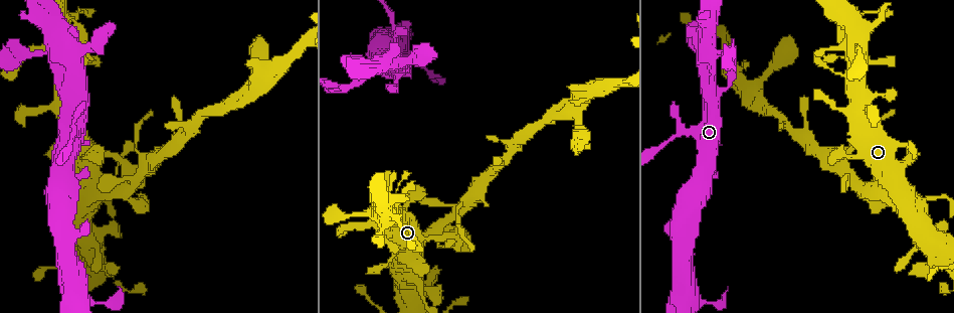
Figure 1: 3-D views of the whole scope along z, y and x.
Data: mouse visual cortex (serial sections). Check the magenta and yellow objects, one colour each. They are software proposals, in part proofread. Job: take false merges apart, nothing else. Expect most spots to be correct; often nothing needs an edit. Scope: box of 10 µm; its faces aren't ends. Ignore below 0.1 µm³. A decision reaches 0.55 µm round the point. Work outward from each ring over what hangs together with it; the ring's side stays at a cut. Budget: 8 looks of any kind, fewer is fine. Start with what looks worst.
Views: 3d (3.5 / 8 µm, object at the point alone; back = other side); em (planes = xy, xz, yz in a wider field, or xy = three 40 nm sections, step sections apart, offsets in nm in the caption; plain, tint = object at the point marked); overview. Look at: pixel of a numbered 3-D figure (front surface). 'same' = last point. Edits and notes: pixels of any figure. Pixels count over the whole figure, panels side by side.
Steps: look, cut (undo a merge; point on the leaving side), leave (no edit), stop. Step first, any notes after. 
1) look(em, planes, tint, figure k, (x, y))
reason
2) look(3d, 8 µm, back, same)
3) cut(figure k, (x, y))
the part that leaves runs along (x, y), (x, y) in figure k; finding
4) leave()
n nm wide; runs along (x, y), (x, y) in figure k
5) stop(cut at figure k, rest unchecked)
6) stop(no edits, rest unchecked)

look(3d, 3.5 µm, figure 1, (78, 52))

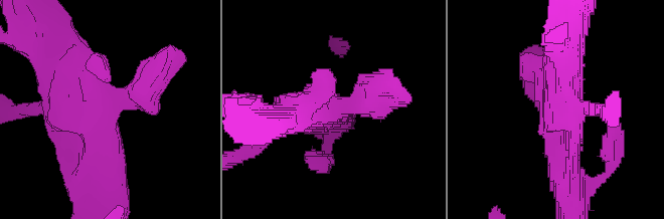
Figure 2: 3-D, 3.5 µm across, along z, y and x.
look(em, xy, step 5, tint, figure 2, (329, 107))
shape alone is not enough

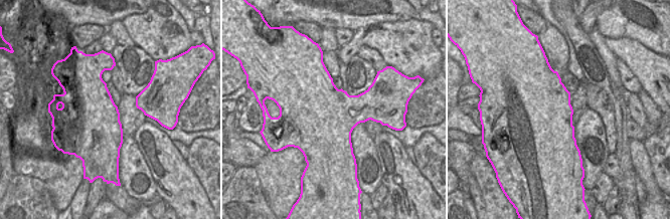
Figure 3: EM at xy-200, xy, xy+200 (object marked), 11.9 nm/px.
leave()
runs along (104, 177), (104, 146), (60, 53) in figure 2; continuous, no second cell

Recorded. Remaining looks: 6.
look(3d, 3.5 µm, figure 1, (121, 192))
branch point

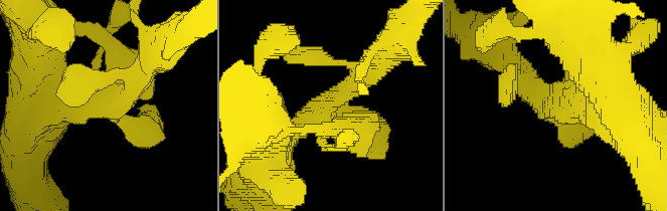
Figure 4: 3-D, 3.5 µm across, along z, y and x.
look(em, xy, step 2, tint, figure 4, (552, 104))
shape alone is not enough

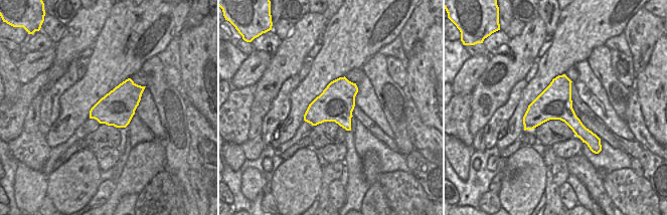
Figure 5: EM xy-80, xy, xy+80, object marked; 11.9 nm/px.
leave()
runs along (282, 143), (362, 78), (374, 63) in figure 4; all the same cell

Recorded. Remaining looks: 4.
look(3d, 3.5 µm, figure 1, (853, 50))

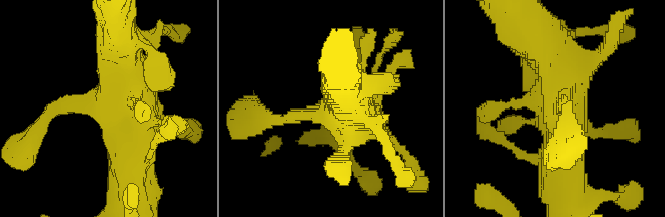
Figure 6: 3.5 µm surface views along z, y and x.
look(em, xy, step 1, tint, figure 6, (556, 102))
now the EM

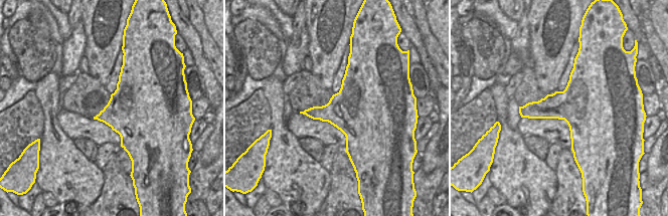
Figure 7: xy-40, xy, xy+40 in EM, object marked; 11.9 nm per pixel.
leave()
runs along (562, 175), (564, 79), (539, 42) in figure 6; all the same cell

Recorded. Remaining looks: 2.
stop(no edits, rest unchecked)

